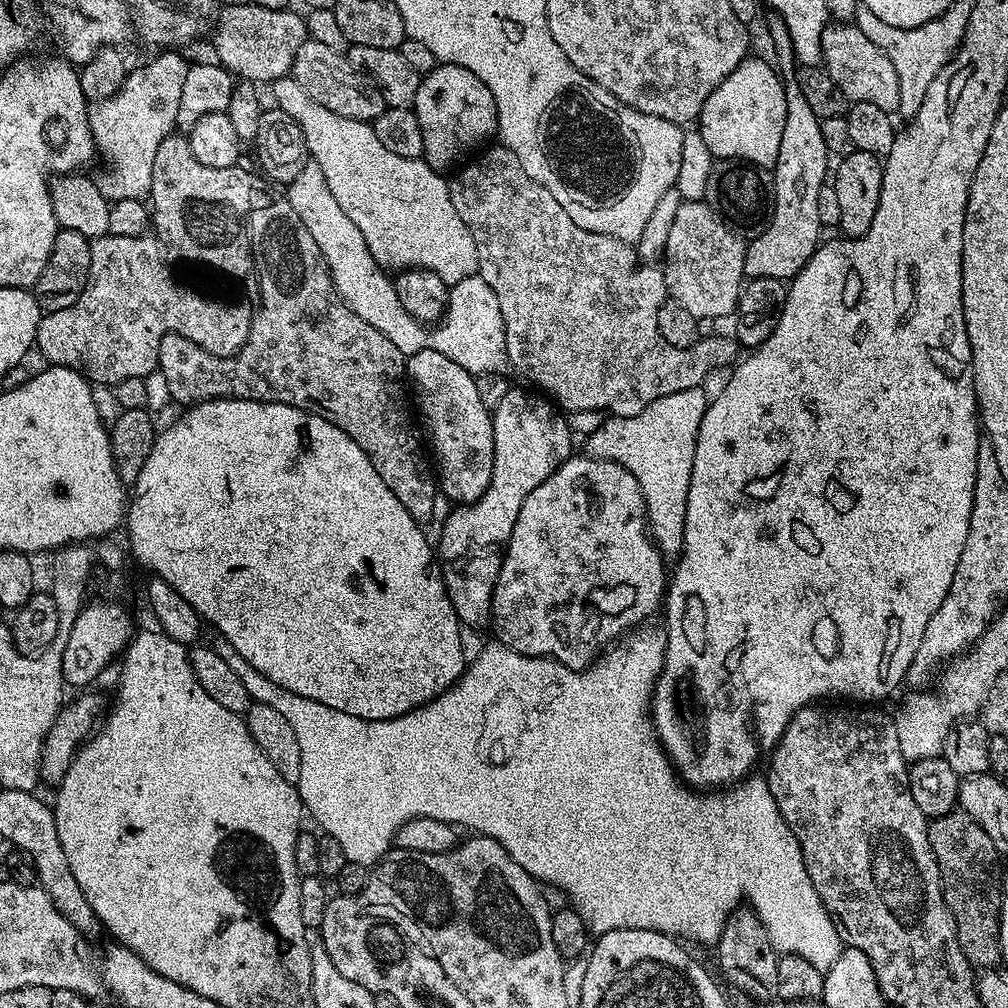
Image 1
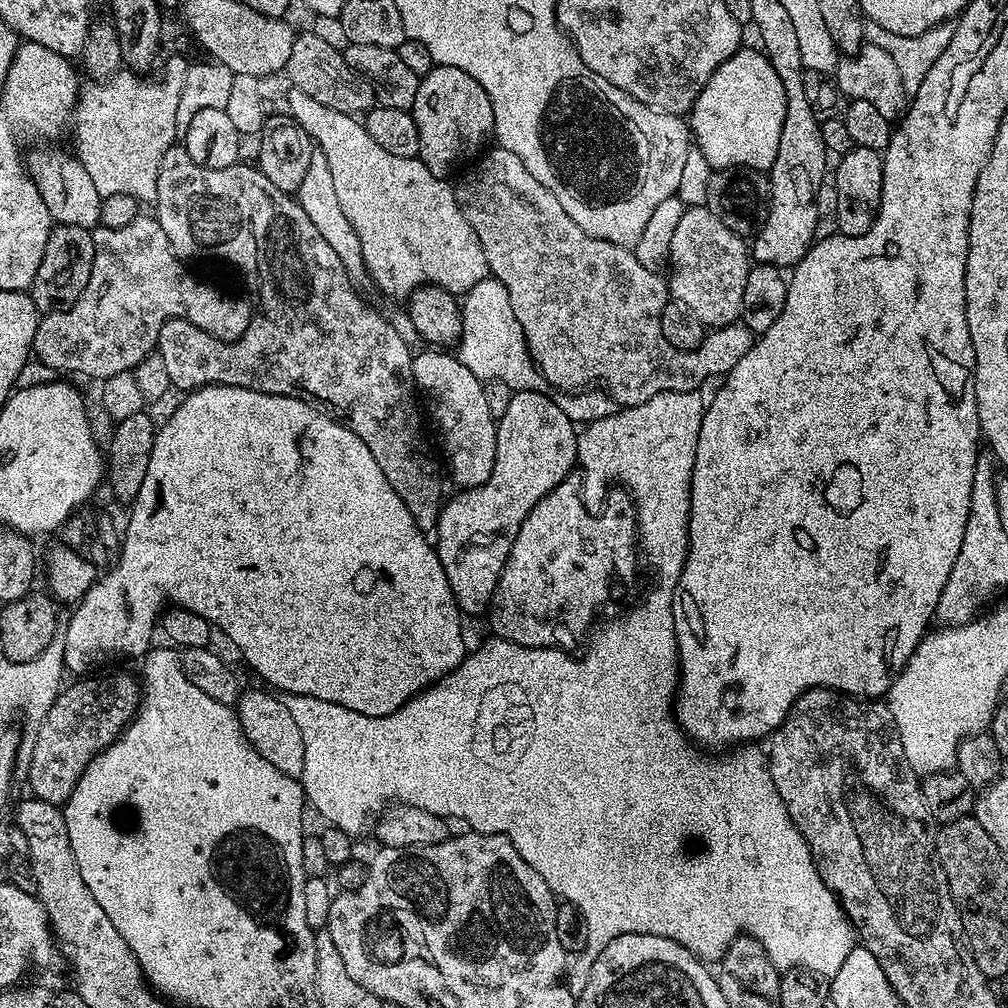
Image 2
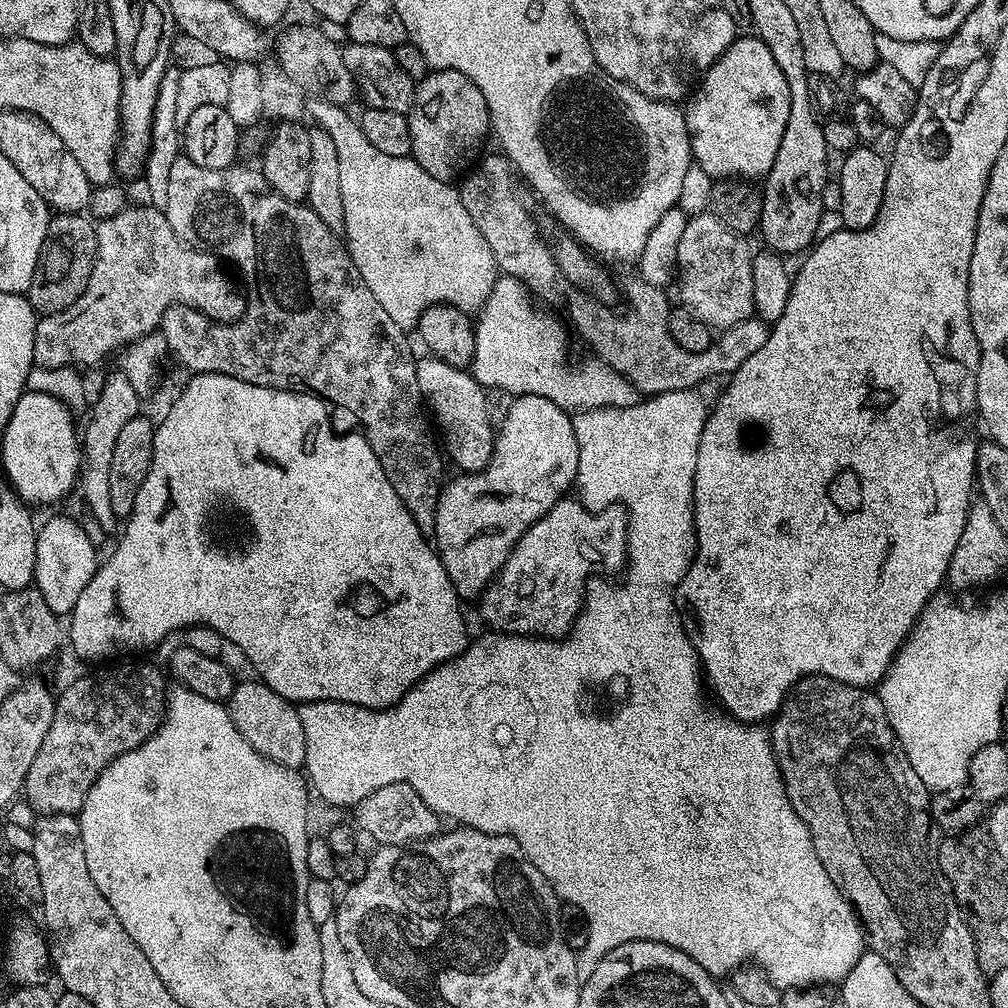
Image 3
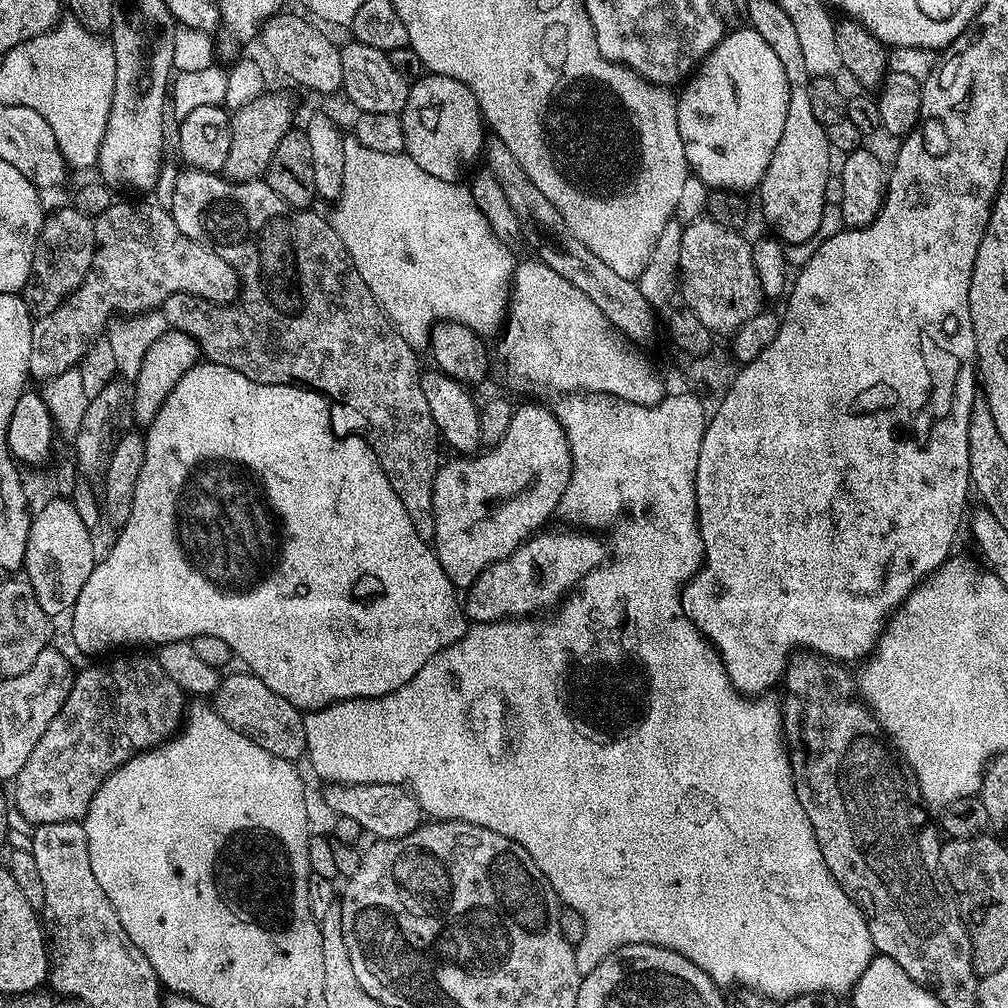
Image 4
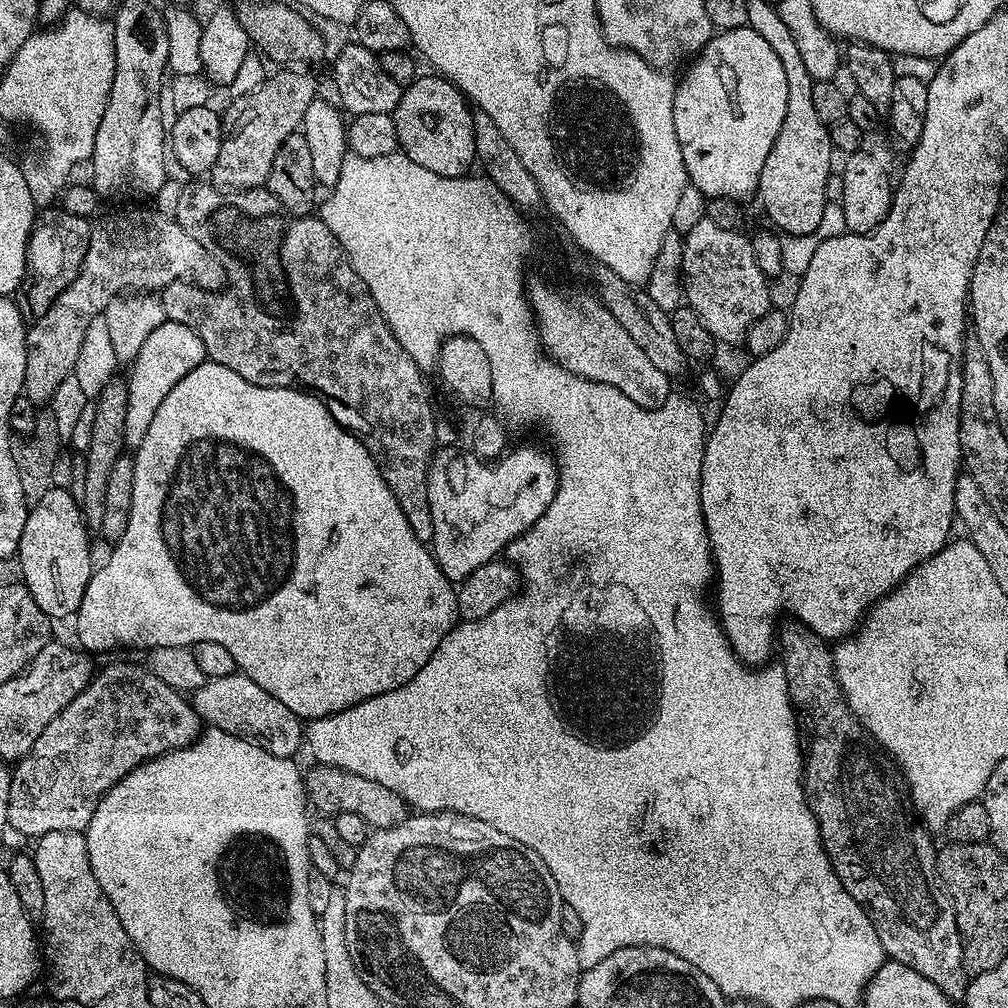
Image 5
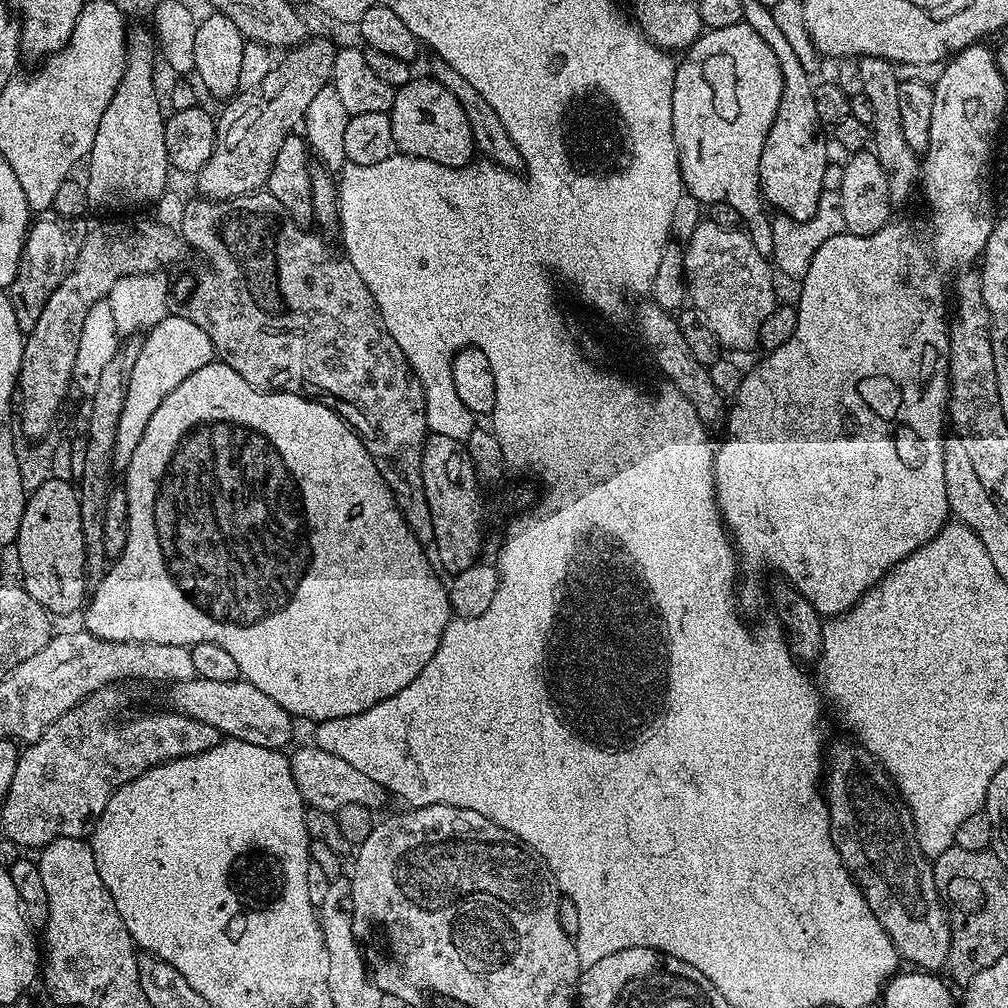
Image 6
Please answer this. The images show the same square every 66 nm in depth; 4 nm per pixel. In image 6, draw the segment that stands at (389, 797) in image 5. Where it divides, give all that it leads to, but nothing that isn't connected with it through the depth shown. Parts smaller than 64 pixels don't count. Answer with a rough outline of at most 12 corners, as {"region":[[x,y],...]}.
{"region":[[315,746],[291,753],[308,808],[379,810],[386,789]]}

